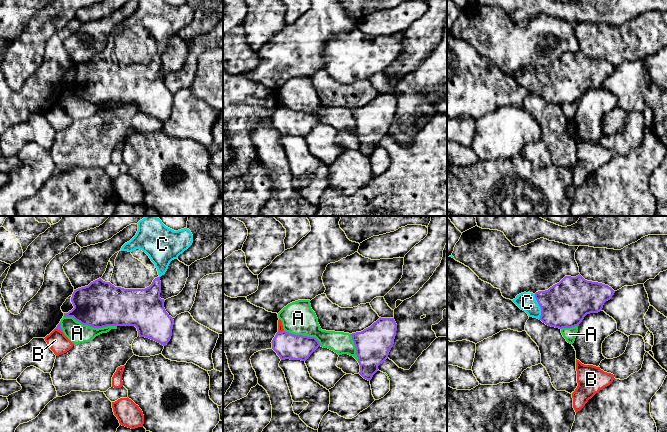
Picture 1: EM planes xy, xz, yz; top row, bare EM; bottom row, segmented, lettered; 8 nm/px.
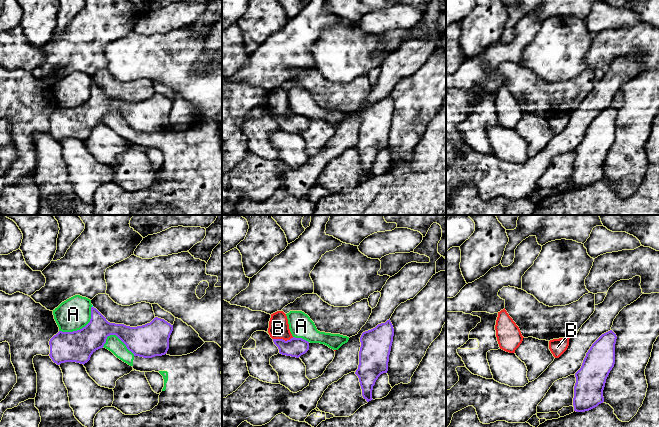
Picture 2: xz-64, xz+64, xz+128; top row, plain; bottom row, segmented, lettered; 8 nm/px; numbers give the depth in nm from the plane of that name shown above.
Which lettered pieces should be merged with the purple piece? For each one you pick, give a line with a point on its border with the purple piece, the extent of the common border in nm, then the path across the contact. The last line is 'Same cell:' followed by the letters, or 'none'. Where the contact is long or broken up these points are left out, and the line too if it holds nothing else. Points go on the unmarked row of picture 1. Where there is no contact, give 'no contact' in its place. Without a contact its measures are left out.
C: yz (540, 83) | 220 nm
Same cell: C

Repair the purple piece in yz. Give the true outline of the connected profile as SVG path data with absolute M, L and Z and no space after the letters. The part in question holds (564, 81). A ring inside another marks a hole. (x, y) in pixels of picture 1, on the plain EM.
M580 50L576 53L565 52L559 59L548 66L533 69L521 69L512 77L529 93L537 94L548 102L555 104L572 104L579 102L584 93L602 86L606 77L615 67L608 61L585 56Z

